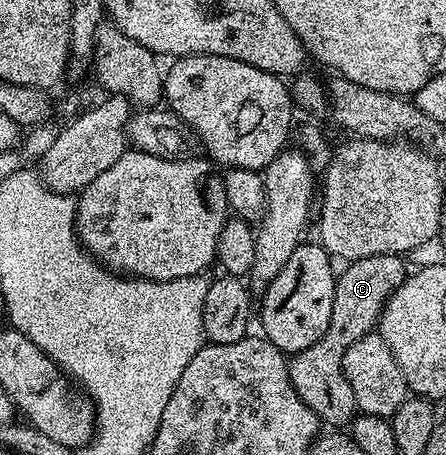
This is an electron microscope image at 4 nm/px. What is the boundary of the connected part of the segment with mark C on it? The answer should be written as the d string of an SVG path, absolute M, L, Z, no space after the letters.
M401 255L391 256L370 256L359 260L349 261L345 265L346 269L337 273L334 281L334 297L332 298L332 322L328 322L328 330L320 342L308 346L308 350L300 350L289 357L290 377L292 386L296 394L300 394L300 402L316 414L319 421L326 426L346 426L353 421L358 412L356 394L344 374L344 354L352 342L356 342L361 336L371 335L378 327L378 321L382 319L382 308L390 301L390 296L397 291L398 287L406 281L408 269L406 269L405 259Z

